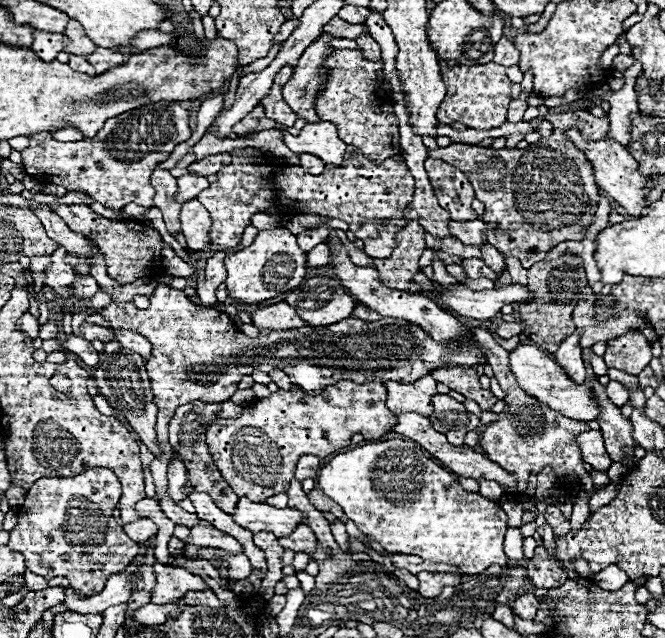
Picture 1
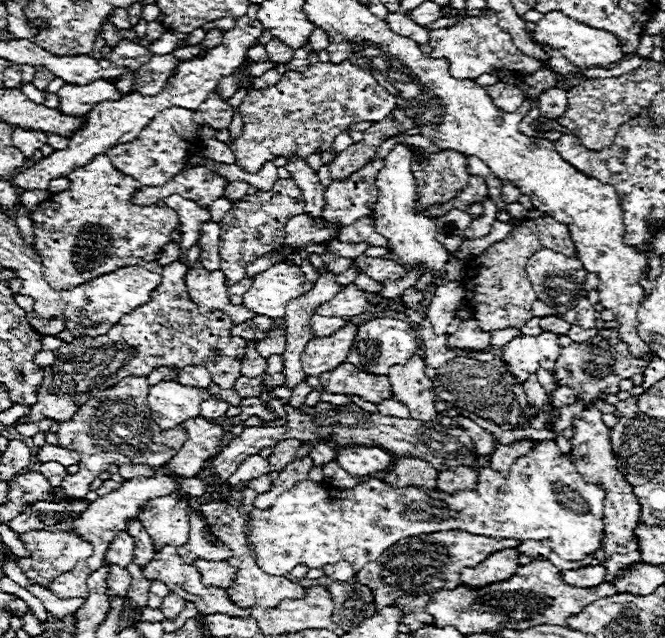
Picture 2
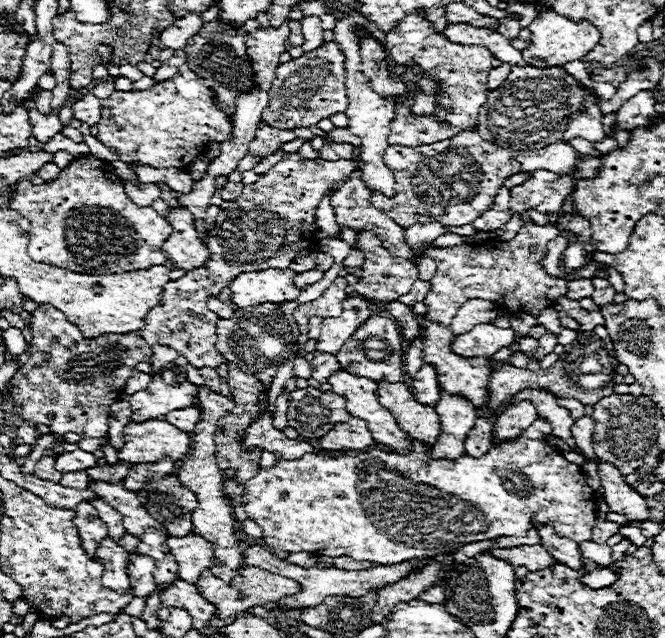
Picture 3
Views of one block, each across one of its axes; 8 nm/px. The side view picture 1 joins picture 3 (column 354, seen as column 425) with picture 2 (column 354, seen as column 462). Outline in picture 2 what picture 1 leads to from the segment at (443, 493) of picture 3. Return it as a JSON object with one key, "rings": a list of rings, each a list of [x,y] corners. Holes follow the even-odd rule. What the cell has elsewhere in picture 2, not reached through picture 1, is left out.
{"rings":[[[554,442],[536,444],[526,456],[516,460],[510,470],[510,478],[502,478],[492,468],[482,468],[478,474],[478,486],[472,492],[458,492],[444,496],[436,490],[428,494],[418,488],[396,490],[378,478],[366,478],[352,490],[332,488],[304,480],[294,488],[282,492],[270,510],[256,510],[248,514],[248,540],[256,562],[264,572],[274,576],[286,576],[294,566],[304,564],[308,568],[324,568],[326,564],[336,564],[346,560],[354,572],[360,572],[364,564],[380,558],[380,554],[402,538],[446,532],[446,530],[466,530],[480,536],[496,538],[518,538],[518,540],[552,540],[552,551],[564,560],[576,562],[584,560],[592,552],[602,550],[604,538],[604,488],[586,484],[576,472],[574,464],[562,458],[562,452]]]}

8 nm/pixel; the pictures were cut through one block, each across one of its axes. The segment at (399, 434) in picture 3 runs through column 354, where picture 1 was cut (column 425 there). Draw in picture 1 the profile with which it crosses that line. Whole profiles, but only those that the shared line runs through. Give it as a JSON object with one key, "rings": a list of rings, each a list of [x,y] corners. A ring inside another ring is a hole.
{"rings":[[[430,374],[412,384],[388,380],[384,386],[388,390],[386,406],[394,414],[398,412],[418,412],[422,416],[432,414],[432,396],[436,394],[436,380]]]}

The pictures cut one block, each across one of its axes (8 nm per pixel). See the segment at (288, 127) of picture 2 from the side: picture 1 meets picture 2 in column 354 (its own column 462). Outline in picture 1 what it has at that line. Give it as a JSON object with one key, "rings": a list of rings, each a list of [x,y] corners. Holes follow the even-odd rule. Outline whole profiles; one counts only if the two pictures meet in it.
{"rings":[[[440,62],[440,70],[442,70],[442,80],[448,88],[446,98],[442,100],[438,114],[436,114],[440,124],[462,122],[468,128],[490,130],[490,128],[496,128],[506,122],[506,110],[512,100],[512,96],[510,96],[512,94],[512,80],[506,76],[504,66],[500,66],[496,62],[488,62],[484,66],[448,68],[448,64]]]}

